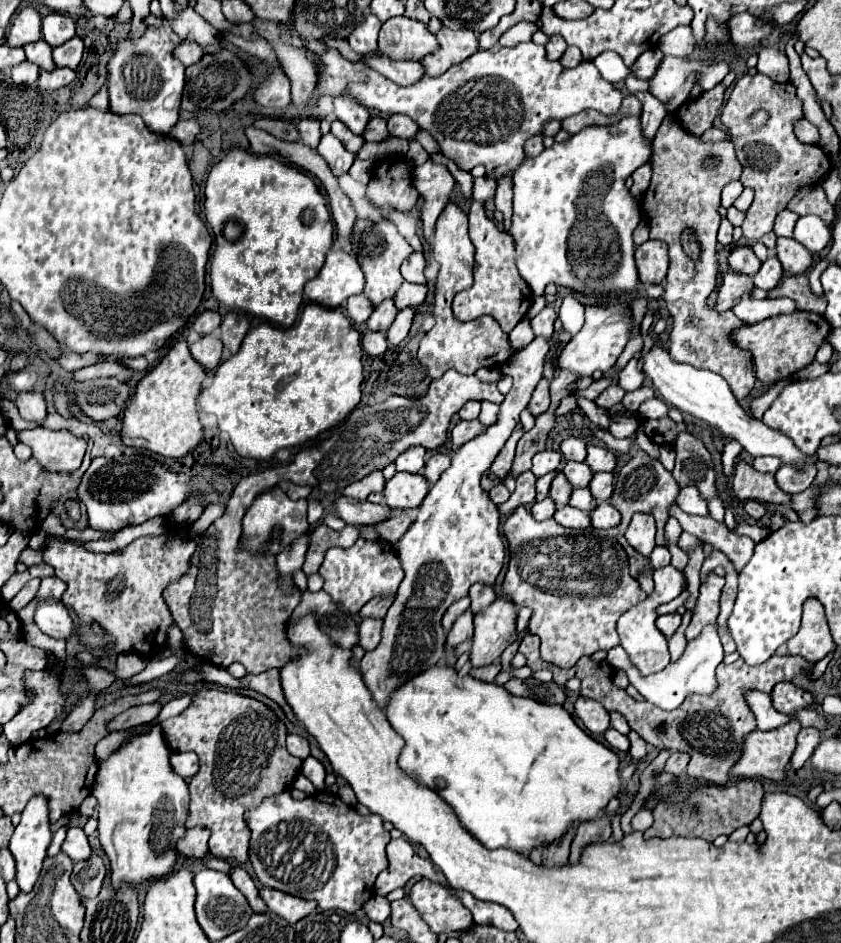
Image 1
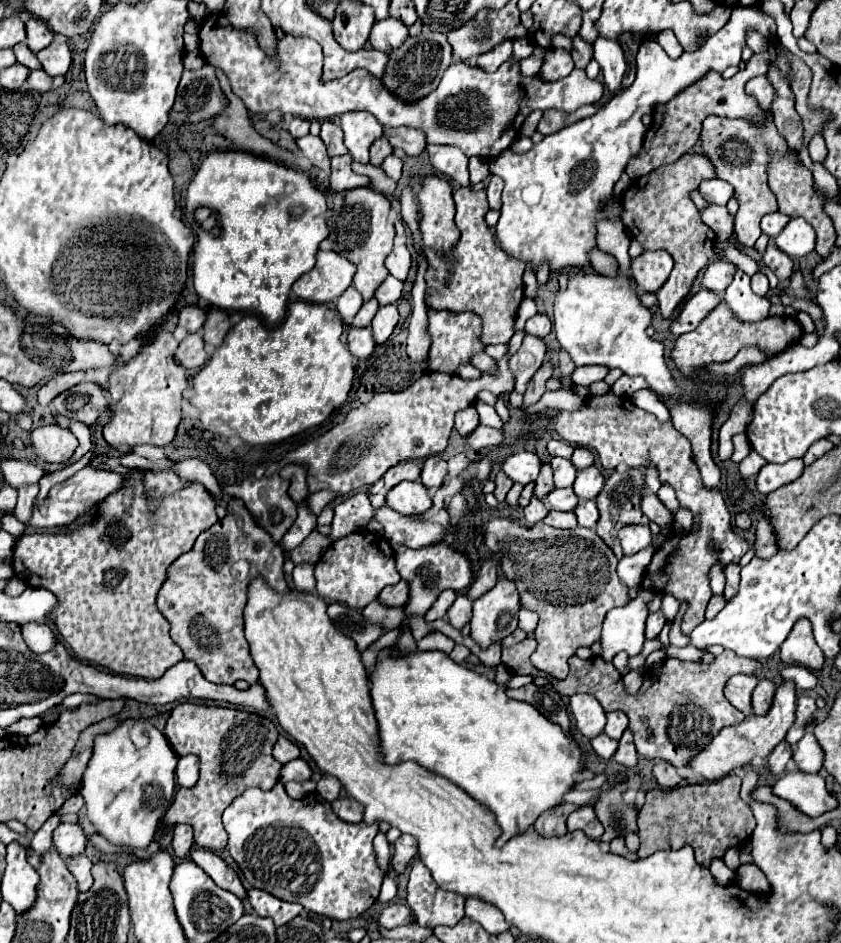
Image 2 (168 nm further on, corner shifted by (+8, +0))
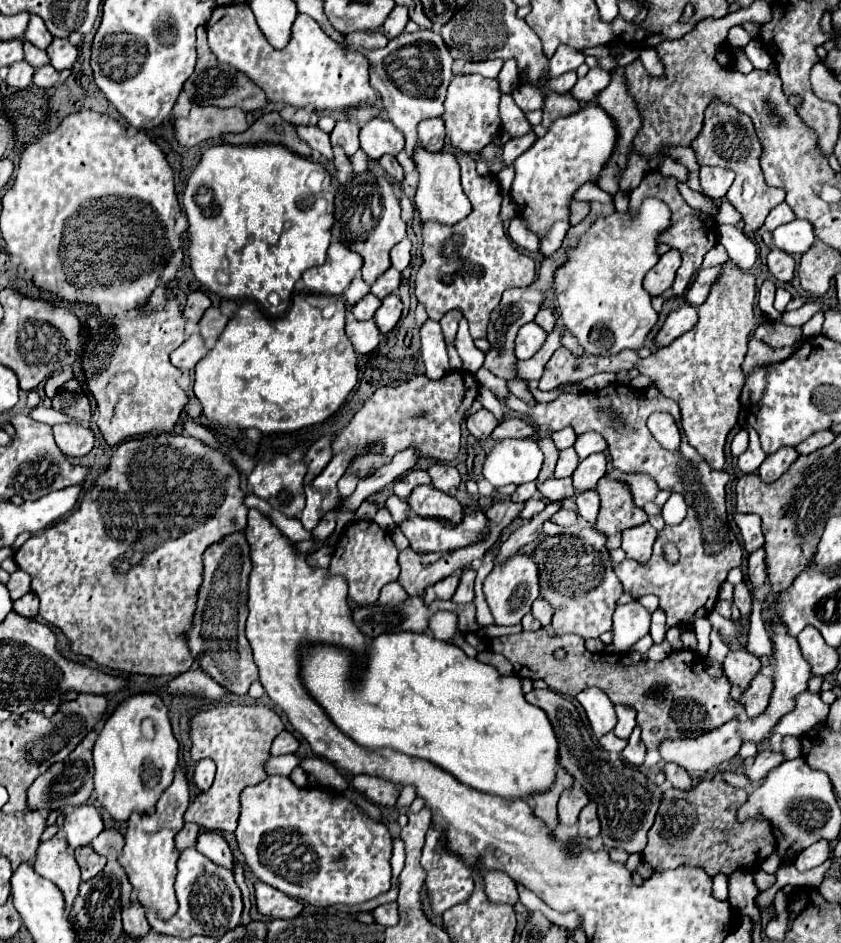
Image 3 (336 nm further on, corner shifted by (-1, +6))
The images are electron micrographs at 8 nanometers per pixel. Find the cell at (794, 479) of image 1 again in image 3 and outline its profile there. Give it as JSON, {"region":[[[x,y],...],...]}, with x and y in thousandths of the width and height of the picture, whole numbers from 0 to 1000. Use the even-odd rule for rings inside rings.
{"region":[[[931,474],[917,483],[912,483],[912,487],[905,491],[902,495],[902,506],[910,510],[910,512],[917,512],[922,508],[926,508],[941,493],[941,489],[945,489],[950,480],[943,476],[943,474]]]}

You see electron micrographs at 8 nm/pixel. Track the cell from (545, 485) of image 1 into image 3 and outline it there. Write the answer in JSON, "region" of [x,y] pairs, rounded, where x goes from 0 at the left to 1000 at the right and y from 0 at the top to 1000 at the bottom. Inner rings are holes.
{"region":[[[622,512],[622,514],[617,514],[617,516],[612,519],[612,523],[608,525],[608,531],[612,531],[612,533],[622,533],[622,531],[631,529],[636,523],[639,523],[636,512]]]}

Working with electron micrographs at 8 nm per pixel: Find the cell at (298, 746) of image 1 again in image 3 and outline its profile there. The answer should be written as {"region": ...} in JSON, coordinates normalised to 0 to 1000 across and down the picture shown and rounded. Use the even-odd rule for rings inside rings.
{"region":[[[334,775],[325,790],[322,790],[322,801],[341,801],[341,799],[351,799],[356,792],[356,786],[344,777],[344,775]]]}

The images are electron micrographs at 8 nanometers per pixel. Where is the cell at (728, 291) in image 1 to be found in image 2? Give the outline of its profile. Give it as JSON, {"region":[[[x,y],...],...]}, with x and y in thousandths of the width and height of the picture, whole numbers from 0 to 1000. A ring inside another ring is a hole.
{"region":[[[830,309],[825,315],[818,317],[818,321],[813,323],[809,336],[799,343],[799,353],[801,355],[811,355],[811,353],[818,353],[818,351],[825,351],[835,338],[856,321],[856,313],[849,311],[849,309]]]}

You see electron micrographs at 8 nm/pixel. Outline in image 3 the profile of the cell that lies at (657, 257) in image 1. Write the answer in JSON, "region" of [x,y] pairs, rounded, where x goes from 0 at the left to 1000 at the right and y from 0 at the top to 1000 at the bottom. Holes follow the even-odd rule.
{"region":[[[803,264],[786,270],[784,279],[776,285],[772,285],[772,290],[767,292],[765,302],[769,311],[781,315],[781,313],[788,313],[793,306],[798,306],[807,281],[810,281],[810,270]]]}

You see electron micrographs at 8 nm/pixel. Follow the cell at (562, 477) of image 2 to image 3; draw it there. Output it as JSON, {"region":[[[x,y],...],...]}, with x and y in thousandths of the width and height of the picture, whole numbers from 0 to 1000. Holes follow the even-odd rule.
{"region":[[[681,474],[669,476],[665,480],[665,489],[660,495],[660,506],[679,506],[679,502],[684,499],[684,493],[688,493],[688,485],[684,480]]]}

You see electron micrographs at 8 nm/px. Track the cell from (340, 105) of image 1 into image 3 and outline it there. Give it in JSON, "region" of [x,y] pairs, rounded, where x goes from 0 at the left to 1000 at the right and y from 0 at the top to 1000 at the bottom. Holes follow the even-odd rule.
{"region":[[[441,126],[427,141],[429,158],[444,169],[453,169],[455,164],[471,165],[480,157],[479,142],[465,133],[463,126]]]}

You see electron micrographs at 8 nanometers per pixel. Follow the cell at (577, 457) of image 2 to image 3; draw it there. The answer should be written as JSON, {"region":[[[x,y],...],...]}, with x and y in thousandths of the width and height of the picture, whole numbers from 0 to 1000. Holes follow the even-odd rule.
{"region":[[[698,457],[698,459],[686,461],[686,468],[684,468],[681,474],[684,474],[688,487],[696,487],[696,485],[700,485],[703,480],[717,478],[717,476],[722,474],[722,470],[719,470],[719,466],[717,466],[712,459],[707,459],[707,457]]]}

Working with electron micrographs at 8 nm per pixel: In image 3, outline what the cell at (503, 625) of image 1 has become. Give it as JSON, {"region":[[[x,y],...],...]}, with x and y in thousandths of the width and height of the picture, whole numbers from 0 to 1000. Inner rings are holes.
{"region":[[[612,586],[586,606],[574,616],[574,629],[589,654],[589,663],[615,663],[622,652],[631,648],[634,637],[641,633],[641,603],[629,586]]]}

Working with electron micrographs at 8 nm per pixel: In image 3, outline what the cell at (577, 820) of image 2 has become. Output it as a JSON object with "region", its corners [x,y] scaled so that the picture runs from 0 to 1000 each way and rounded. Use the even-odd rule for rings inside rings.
{"region":[[[700,849],[688,864],[686,871],[686,879],[688,879],[688,888],[691,890],[700,890],[700,888],[710,888],[712,885],[712,869],[710,869],[710,854],[707,849]]]}

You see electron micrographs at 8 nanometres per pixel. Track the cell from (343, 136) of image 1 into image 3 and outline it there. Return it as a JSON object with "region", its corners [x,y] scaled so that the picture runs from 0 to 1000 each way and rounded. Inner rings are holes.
{"region":[[[403,126],[396,141],[394,141],[394,152],[403,154],[413,164],[420,164],[427,158],[427,133],[415,128],[415,126]]]}

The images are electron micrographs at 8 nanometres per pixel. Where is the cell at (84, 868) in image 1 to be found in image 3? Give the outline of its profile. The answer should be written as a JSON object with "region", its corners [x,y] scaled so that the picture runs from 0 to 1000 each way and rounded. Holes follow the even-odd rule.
{"region":[[[108,896],[89,900],[89,911],[92,911],[94,919],[96,919],[96,932],[99,934],[106,934],[108,930],[113,930],[125,919],[125,909],[115,907],[108,900]]]}

